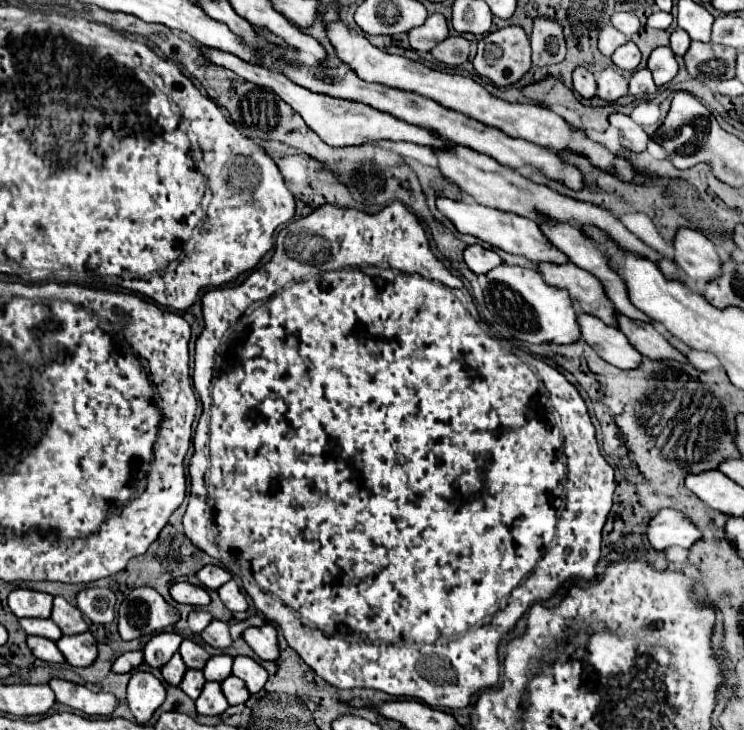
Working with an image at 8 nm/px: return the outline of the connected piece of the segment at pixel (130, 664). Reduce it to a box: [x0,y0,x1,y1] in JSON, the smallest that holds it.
[113,650,143,674]

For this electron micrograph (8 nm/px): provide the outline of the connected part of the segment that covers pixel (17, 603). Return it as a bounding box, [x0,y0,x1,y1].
[9,588,53,618]

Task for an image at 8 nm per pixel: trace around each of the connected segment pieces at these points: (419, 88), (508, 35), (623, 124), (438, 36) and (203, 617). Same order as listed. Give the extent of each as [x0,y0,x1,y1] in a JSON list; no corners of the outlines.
[[323,6,637,180],[473,26,531,86],[609,112,649,152],[409,14,449,52],[187,610,213,634]]

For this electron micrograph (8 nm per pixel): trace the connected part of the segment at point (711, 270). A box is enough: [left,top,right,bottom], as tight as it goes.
[675,226,721,282]

